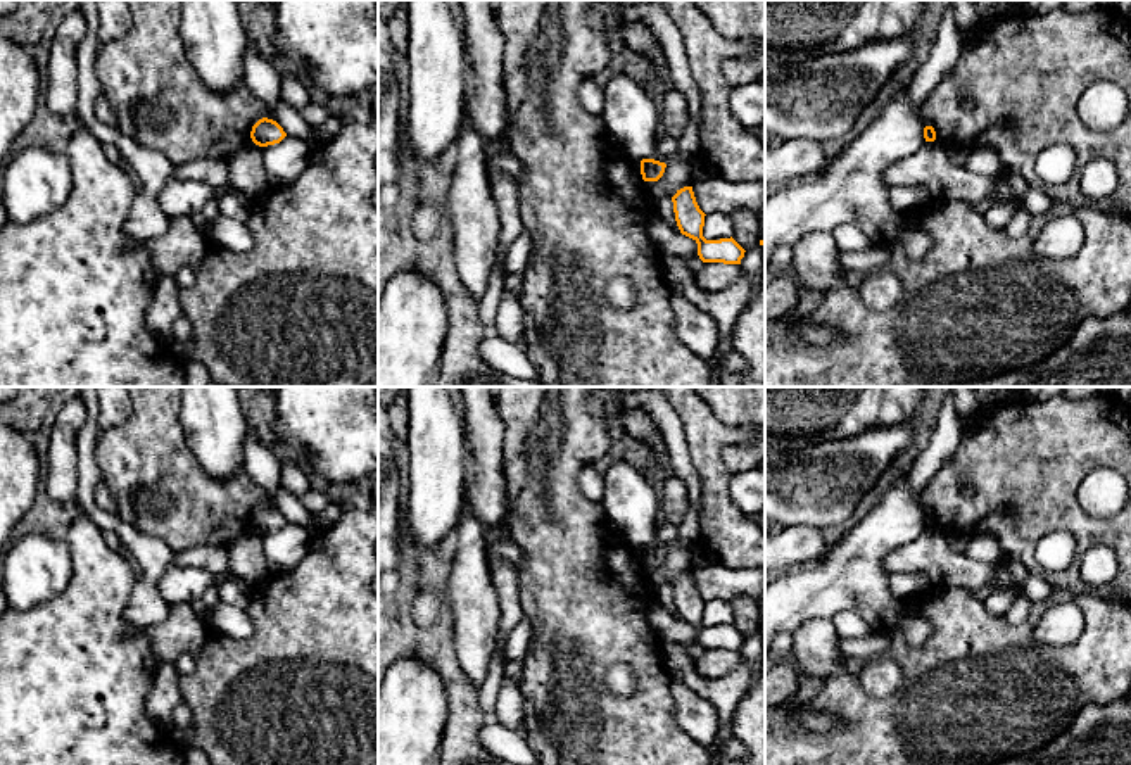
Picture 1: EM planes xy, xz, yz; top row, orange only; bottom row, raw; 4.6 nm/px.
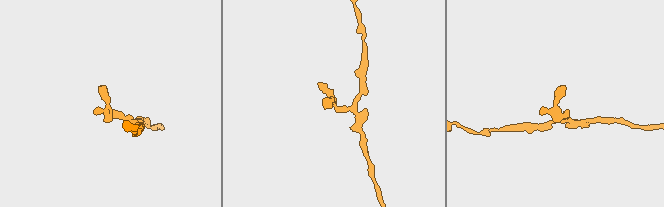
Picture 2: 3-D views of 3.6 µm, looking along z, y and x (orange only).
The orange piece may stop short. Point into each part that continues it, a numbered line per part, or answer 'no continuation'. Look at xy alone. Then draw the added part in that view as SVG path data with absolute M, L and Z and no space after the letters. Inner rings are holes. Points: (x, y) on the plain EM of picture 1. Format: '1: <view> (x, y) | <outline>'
no continuation

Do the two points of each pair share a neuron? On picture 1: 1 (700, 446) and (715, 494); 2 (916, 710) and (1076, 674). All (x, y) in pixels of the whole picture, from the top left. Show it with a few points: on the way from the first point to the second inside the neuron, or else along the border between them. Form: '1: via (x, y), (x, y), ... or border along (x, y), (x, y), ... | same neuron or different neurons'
1: via (707, 458), (713, 482) | same neuron
2: via (955, 710), (974, 693), (1036, 691) | same neuron

